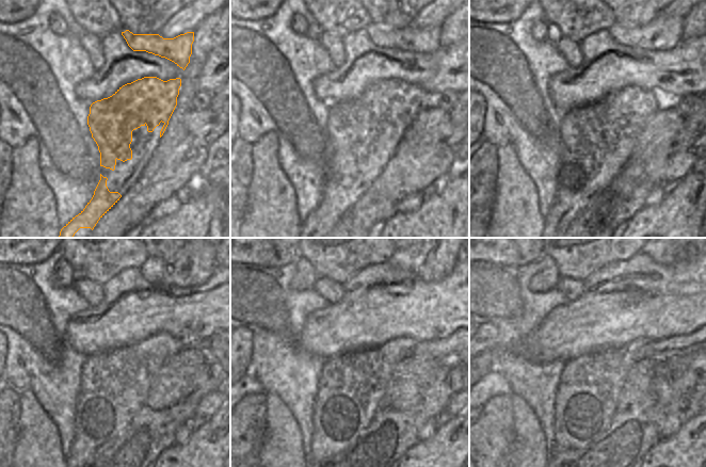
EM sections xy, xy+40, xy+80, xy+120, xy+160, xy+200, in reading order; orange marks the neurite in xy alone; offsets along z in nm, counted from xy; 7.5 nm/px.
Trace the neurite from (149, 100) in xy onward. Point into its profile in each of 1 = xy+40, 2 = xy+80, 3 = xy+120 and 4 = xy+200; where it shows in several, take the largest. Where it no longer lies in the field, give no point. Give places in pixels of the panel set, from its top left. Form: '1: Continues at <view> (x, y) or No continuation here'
1: Continues at xy+40 (389, 101)
2: Continues at xy+80 (586, 131)
3: Continues at xy+120 (105, 376)
4: Continues at xy+200 (592, 375).

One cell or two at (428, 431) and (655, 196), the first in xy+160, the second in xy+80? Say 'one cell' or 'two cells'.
one cell

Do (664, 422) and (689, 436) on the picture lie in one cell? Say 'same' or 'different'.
different

